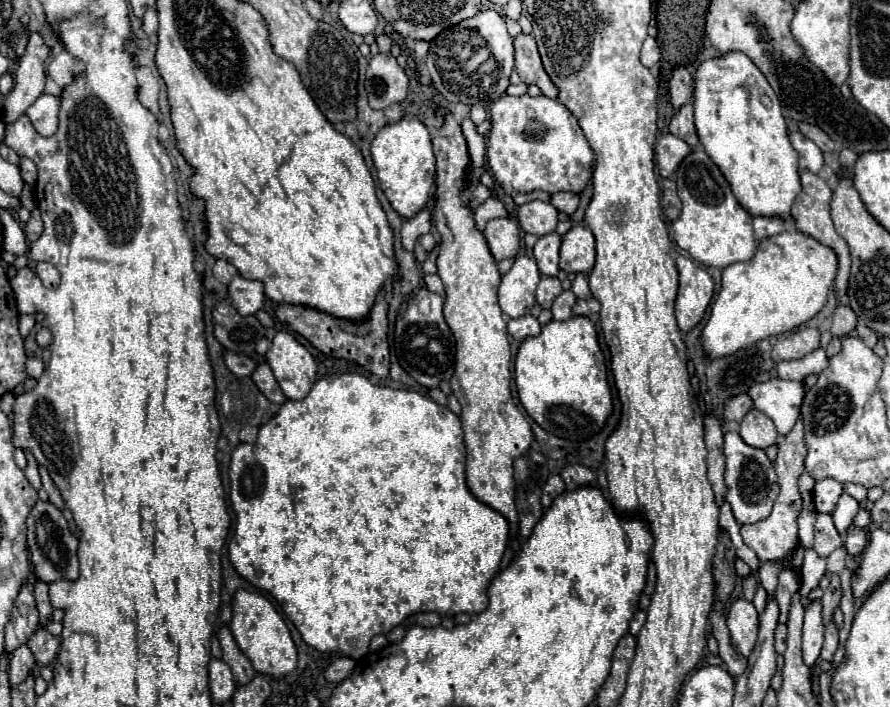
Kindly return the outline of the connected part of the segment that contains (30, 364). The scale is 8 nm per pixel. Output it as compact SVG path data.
M30 357L26 361L26 371L28 371L28 377L38 379L42 375L42 371L44 371L44 363L38 357Z

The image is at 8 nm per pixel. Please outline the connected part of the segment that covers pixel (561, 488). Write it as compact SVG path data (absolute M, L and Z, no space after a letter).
M552 475L552 477L546 481L546 485L544 485L542 505L548 509L548 507L554 503L554 499L556 499L558 495L562 495L564 491L566 491L566 485L564 485L562 477L560 477L560 475Z

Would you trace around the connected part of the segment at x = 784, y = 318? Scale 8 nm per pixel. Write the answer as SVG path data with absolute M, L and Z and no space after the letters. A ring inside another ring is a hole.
M790 229L776 237L768 237L760 241L756 255L748 263L734 263L728 265L722 273L722 287L712 305L712 313L708 323L702 329L702 349L710 361L734 355L738 349L754 345L770 335L780 335L796 329L798 325L812 319L826 303L826 297L834 285L838 269L838 257L826 245L818 243L816 239Z

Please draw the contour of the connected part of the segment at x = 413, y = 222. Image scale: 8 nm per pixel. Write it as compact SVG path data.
M422 209L418 215L404 221L404 225L402 225L402 245L408 251L412 251L416 239L424 233L430 233L430 229L432 229L432 215L430 215L428 209Z

